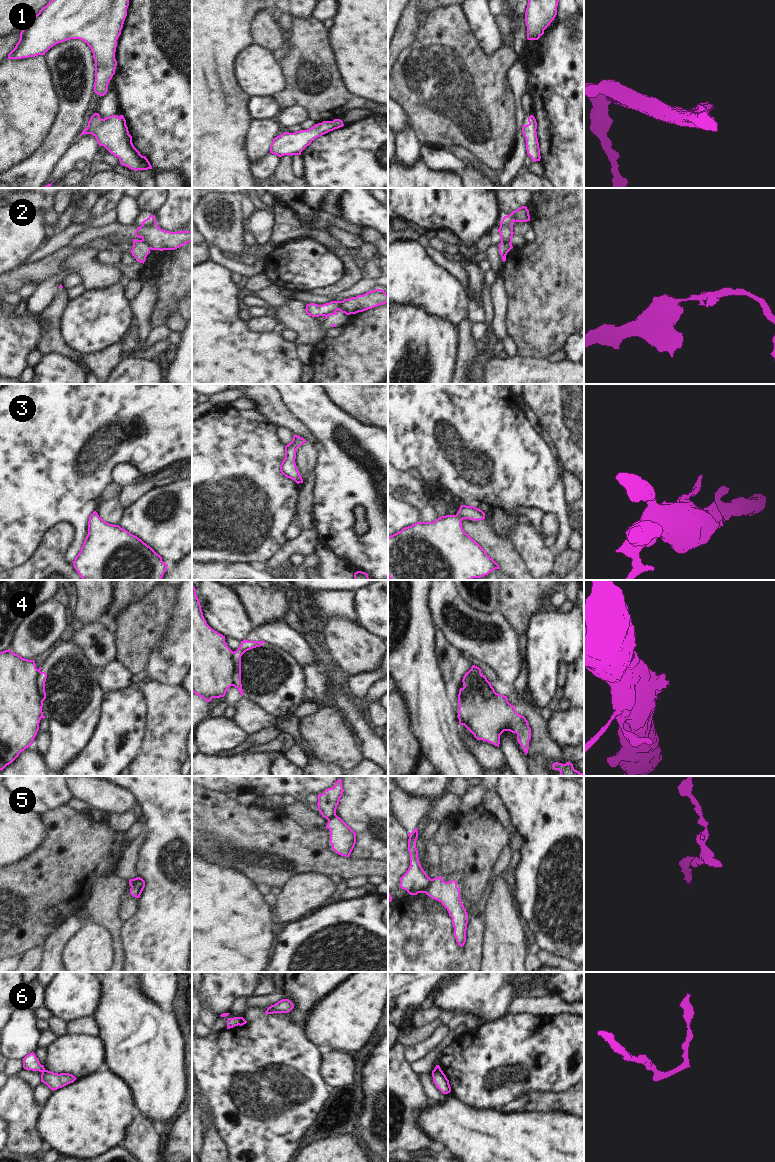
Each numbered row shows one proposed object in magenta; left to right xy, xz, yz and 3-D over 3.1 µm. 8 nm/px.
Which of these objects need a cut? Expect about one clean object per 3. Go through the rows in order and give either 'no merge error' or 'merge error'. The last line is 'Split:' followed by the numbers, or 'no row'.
1: no merge error
2: merge error
3: no merge error
4: merge error
5: merge error
6: merge error
Split: 2, 4, 5, 6

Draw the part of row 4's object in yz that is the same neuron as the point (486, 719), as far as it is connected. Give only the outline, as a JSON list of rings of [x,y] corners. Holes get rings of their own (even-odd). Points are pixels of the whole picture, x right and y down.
[[[464,686],[465,692],[459,691],[458,694],[458,719],[459,724],[464,725],[477,740],[487,741],[497,747],[500,744],[500,735],[504,731],[510,731],[517,734],[518,743],[521,745],[527,755],[529,749],[529,741],[531,739],[531,728],[529,727],[526,718],[518,714],[515,706],[508,702],[507,696],[495,694],[488,699],[484,699],[478,692],[477,688],[472,693],[467,691],[467,686]]]

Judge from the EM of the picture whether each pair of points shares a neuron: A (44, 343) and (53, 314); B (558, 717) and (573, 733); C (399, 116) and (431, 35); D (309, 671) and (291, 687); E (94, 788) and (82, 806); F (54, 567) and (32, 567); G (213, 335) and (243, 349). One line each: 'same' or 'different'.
A: same
B: same
C: different
D: different
E: different
F: same
G: same

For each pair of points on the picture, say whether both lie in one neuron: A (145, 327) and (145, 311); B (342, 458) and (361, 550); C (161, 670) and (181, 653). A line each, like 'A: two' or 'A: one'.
A: one
B: one
C: one

